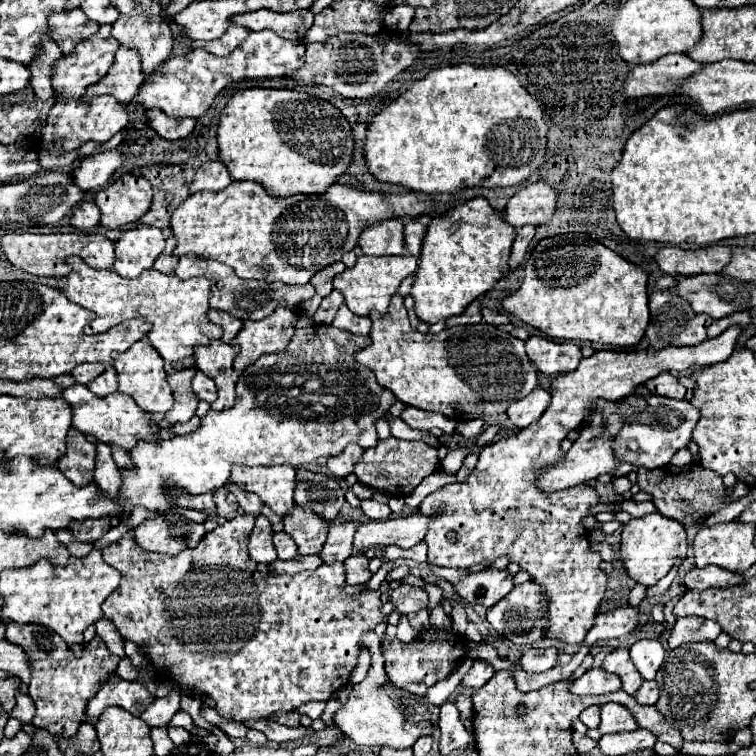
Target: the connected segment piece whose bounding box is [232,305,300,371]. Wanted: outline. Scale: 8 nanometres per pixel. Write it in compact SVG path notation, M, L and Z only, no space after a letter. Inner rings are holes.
M280 305L272 315L268 315L268 319L244 321L244 327L232 341L240 347L240 353L234 359L234 369L244 371L260 355L284 351L294 335L298 313L300 309Z

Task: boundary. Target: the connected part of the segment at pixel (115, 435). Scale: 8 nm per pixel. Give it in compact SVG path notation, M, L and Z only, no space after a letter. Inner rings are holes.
M74 385L74 387L66 389L62 397L68 399L68 403L72 407L72 425L82 433L94 435L100 443L118 445L118 447L130 451L136 447L138 441L152 441L152 443L162 441L162 437L158 433L160 431L158 423L148 419L146 411L142 407L138 407L136 403L132 403L132 399L128 399L128 395L120 395L116 391L104 399L96 399L96 395L90 395L90 391L84 385Z

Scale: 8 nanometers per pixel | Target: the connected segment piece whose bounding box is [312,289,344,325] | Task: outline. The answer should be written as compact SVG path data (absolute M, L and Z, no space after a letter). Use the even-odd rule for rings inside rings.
M336 289L328 297L324 297L322 303L320 303L320 307L318 307L318 311L312 317L316 321L316 325L330 325L332 319L334 319L334 315L336 315L336 311L338 311L338 307L342 303L344 303L344 299L342 299L342 295Z

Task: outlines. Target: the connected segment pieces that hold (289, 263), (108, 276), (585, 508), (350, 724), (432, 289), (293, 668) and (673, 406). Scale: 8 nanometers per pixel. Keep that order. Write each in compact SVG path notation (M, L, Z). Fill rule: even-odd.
M232 181L230 187L222 191L204 191L188 197L174 213L170 221L170 229L174 231L178 245L174 249L176 255L194 253L204 259L216 259L220 263L230 265L240 279L260 279L260 281L282 281L288 285L304 285L310 281L314 273L342 259L344 253L352 251L358 245L360 233L386 219L402 219L402 217L440 217L444 215L444 207L436 207L434 199L422 199L414 191L404 195L382 195L360 191L350 185L334 183L322 195L290 195L290 197L270 197L260 183L254 181Z
M68 257L66 263L72 267L72 271L66 275L66 283L60 287L60 291L72 303L82 305L96 315L94 321L84 327L86 335L106 333L110 327L122 321L142 317L152 325L146 335L150 345L160 353L164 361L170 363L190 357L196 343L208 343L212 339L222 337L222 327L210 323L206 317L210 309L210 283L204 277L192 277L184 281L176 275L164 275L156 269L148 269L136 279L124 279L112 269L94 269L86 265L80 257Z
M728 327L728 331L724 331L722 335L714 339L706 339L704 343L698 343L692 347L684 347L684 349L666 347L660 351L646 349L646 351L630 351L630 353L598 351L592 357L582 359L576 371L554 377L552 387L550 387L552 403L536 423L532 423L518 435L486 445L480 453L476 469L466 481L446 485L444 489L438 489L436 493L424 499L424 503L420 505L420 511L424 511L426 515L434 515L436 507L442 509L442 513L432 519L428 527L428 535L424 537L428 545L428 563L436 567L468 569L472 565L478 565L484 559L498 559L502 555L510 557L510 561L516 561L524 571L528 571L532 579L546 589L550 597L550 605L548 605L550 629L546 635L552 639L560 639L564 643L582 643L586 633L592 627L592 621L598 613L598 607L606 591L606 573L598 567L602 559L598 553L590 551L588 533L582 525L582 517L590 515L590 507L598 503L598 493L592 487L584 485L584 487L574 487L572 491L558 491L556 495L538 495L540 491L532 487L532 475L536 475L536 471L540 471L544 463L554 463L556 459L560 459L560 455L564 455L564 451L560 449L560 441L572 429L578 429L582 425L590 409L596 407L598 399L618 401L620 397L630 395L638 385L644 385L648 379L656 377L662 371L684 371L692 367L708 367L708 365L722 363L728 359L728 355L732 355L740 333L742 333L740 327Z
M376 633L366 635L372 663L364 681L354 685L348 701L334 713L334 723L342 733L358 747L394 747L406 749L422 735L432 735L438 729L438 705L432 705L426 697L416 697L404 689L394 687L384 671L384 655L380 649L380 637Z
M484 197L458 205L452 209L452 215L444 215L444 219L432 219L424 237L418 275L412 285L418 319L432 325L460 315L478 295L494 289L494 285L510 271L508 259L514 239L514 227L498 217Z
M238 515L236 519L226 521L224 525L218 525L212 533L208 533L196 549L182 551L180 555L148 553L136 543L134 533L126 533L116 543L102 549L106 563L110 563L122 575L118 589L102 603L104 617L114 623L116 631L124 639L134 641L140 647L140 651L150 661L150 665L154 667L158 677L162 677L164 681L176 683L182 691L198 691L198 693L210 695L216 701L218 715L222 715L224 719L232 719L232 721L266 719L268 715L272 715L276 711L294 711L296 707L300 707L308 701L328 701L328 699L332 699L332 695L350 681L350 675L352 675L354 667L358 665L358 653L360 653L362 647L366 647L362 635L372 631L378 623L388 623L388 615L382 613L380 591L368 591L368 593L360 593L360 595L346 595L344 593L346 571L344 571L342 563L330 563L330 565L322 565L314 571L300 571L300 573L294 573L294 575L260 573L256 569L256 561L252 561L250 555L248 555L248 537L252 533L254 519L256 519L254 515Z
M640 387L638 395L646 399L646 409L624 419L622 429L618 431L618 435L612 441L612 451L614 451L616 459L624 461L624 463L632 463L632 465L646 467L646 469L666 467L670 463L670 457L678 449L686 447L688 441L692 439L692 431L698 423L700 411L696 411L696 407L686 399L676 401L676 399L660 397L652 391L648 391L646 387Z

